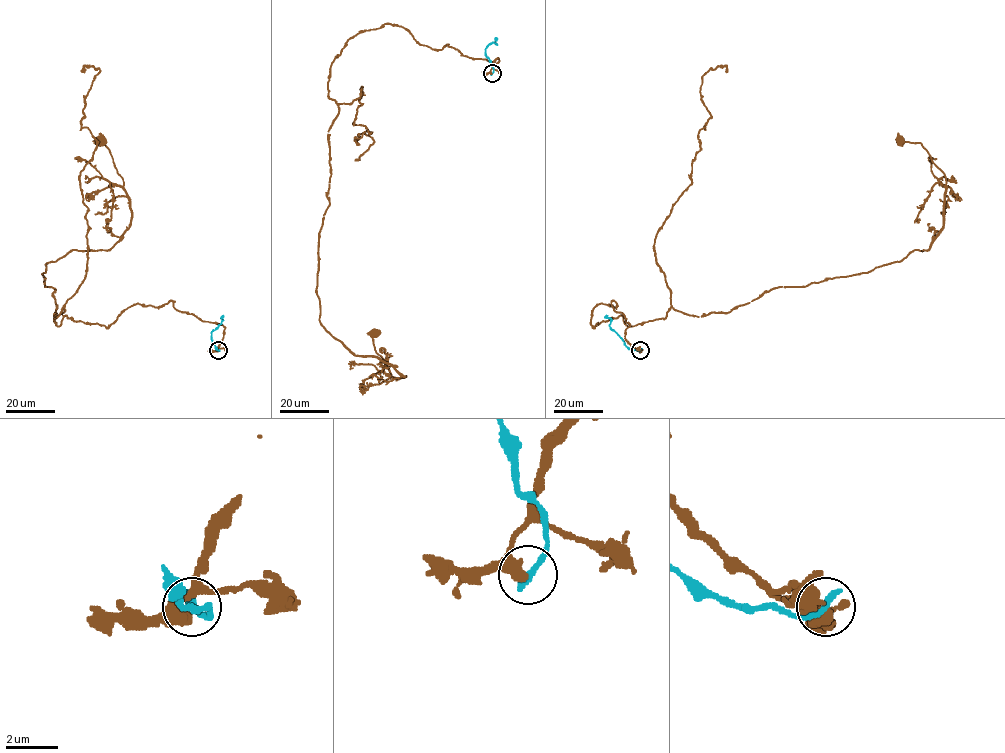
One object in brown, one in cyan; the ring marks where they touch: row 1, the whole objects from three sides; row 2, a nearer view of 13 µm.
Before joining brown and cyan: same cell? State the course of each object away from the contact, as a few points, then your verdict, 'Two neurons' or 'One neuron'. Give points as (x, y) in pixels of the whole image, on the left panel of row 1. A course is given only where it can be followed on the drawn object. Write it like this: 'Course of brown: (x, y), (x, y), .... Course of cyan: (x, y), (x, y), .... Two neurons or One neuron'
Course of brown: (217, 350), (223, 326), (170, 301), (53, 321), (45, 264), (109, 250), (131, 218), (101, 141). Course of cyan: (217, 350), (211, 332), (221, 323), (223, 315). Two neurons

